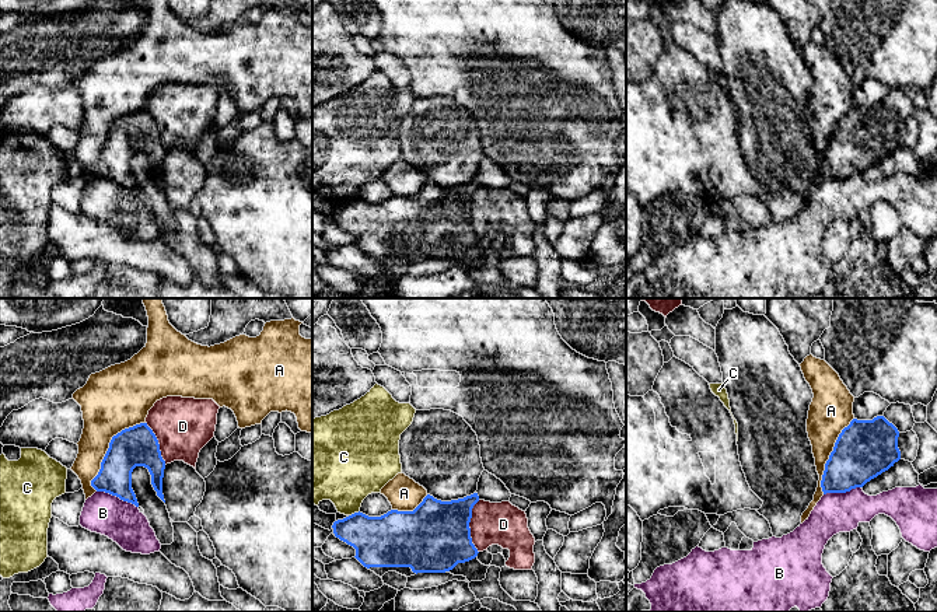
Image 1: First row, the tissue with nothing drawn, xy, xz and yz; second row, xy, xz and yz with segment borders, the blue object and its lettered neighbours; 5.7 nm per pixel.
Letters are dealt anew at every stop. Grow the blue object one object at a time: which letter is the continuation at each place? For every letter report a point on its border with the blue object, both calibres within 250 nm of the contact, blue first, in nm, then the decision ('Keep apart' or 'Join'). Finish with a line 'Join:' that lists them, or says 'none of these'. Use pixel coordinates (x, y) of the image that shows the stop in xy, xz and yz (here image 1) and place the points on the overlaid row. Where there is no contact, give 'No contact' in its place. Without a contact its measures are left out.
A: Touches blue at xy (108, 448). Thickness 240 nm (blue) against 320 nm. Keep apart
B: Touches blue at xy (118, 496). Thickness 190 nm (blue) against 240 nm. Keep apart
C: Touches blue at xz (355, 513). Thickness 300 nm (blue) against 380 nm. Keep apart
D: Touches blue at xz (468, 527). Thickness 400 nm (blue) against 240 nm. Keep apart
Join: none of these

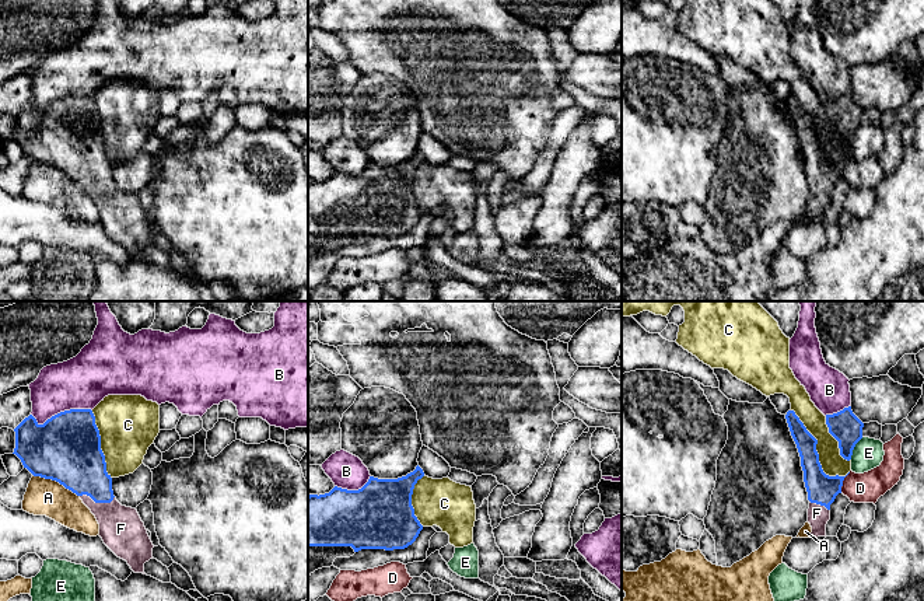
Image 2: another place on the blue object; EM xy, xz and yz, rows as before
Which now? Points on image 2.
A: Touches blue at xy (56, 481). Thickness 380 nm (blue) against 220 nm. Keep apart
B: Touches blue at xy (60, 412). Thickness 380 nm (blue) against 300 nm. Keep apart
C: Touches blue at yz (816, 451). Thickness 180 nm (blue) against 130 nm. Keep apart
D: Touches blue at yz (842, 482). Thickness 180 nm (blue) against 180 nm. Keep apart
E: Touches blue at yz (853, 448). Thickness 180 nm (blue) against 180 nm. Keep apart
F: Touches blue at xy (97, 502). Thickness 300 nm (blue) against 260 nm. Join
Join: F

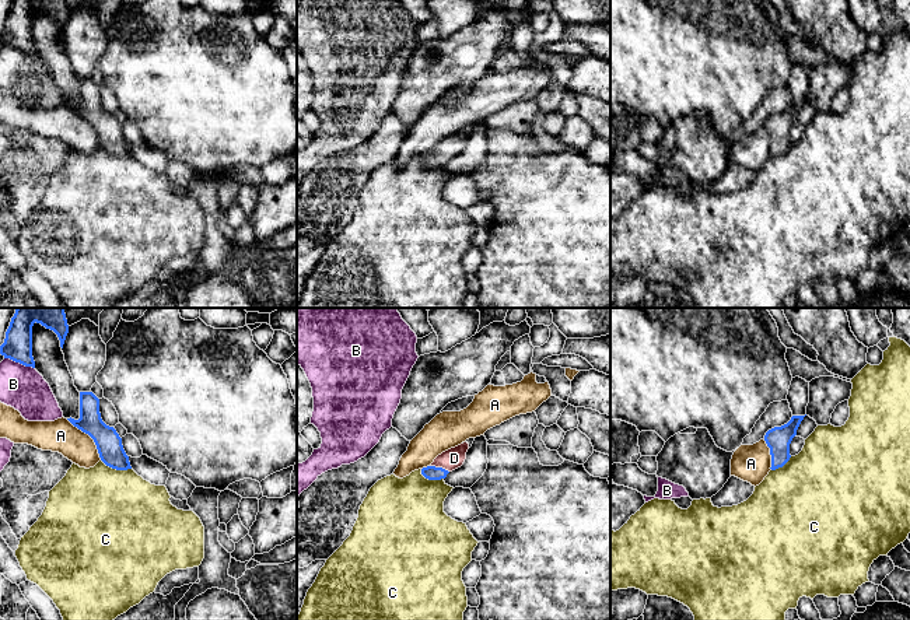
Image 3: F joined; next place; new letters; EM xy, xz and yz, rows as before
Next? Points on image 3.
A: Touches blue at xy (90, 435). Thickness 150 nm (blue) against 190 nm. Keep apart
B: Touches blue at xy (20, 363). Thickness 170 nm (blue) against 260 nm. Keep apart
C: Touches blue at xy (116, 469). Thickness 150 nm (blue) against 500 nm. Keep apart
D: Touches blue at xz (440, 468). Thickness 80 nm (blue) against 120 nm. Join
Join: D

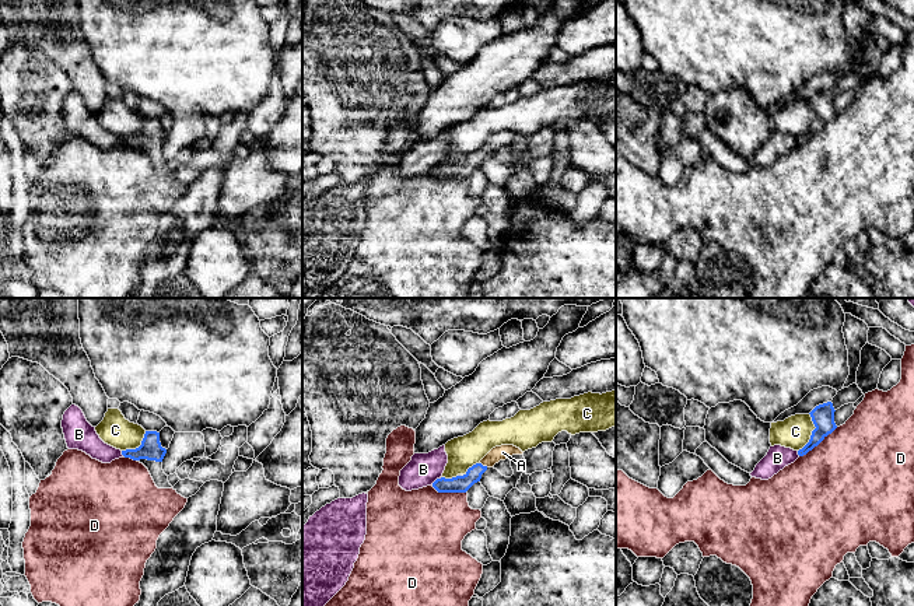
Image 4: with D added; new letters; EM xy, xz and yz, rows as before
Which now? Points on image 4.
A: Touches blue at xz (484, 466). Thickness 100 nm (blue) against 90 nm. Join
B: Touches blue at xz (436, 480). Thickness 100 nm (blue) against 180 nm. Keep apart
C: Touches blue at yz (812, 433). Thickness 130 nm (blue) against 180 nm. Keep apart
D: Touches blue at yz (818, 444). Thickness 130 nm (blue) against 500 nm. Keep apart
Join: A

